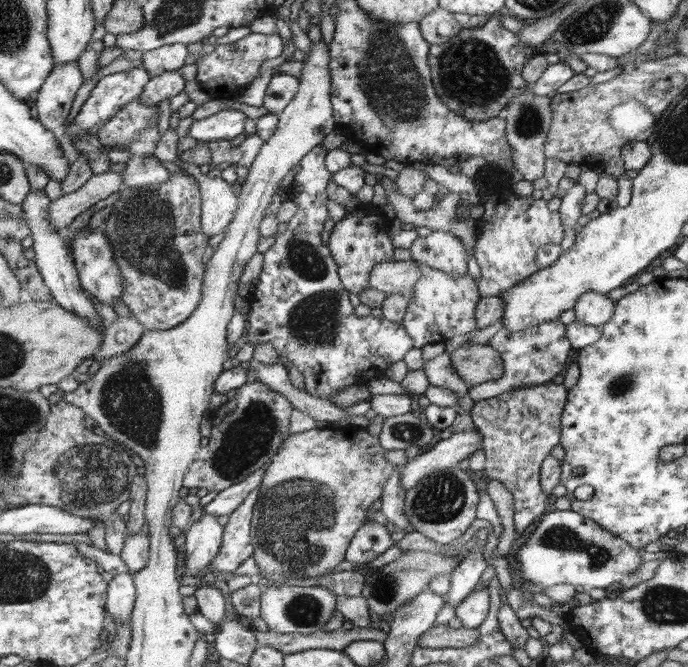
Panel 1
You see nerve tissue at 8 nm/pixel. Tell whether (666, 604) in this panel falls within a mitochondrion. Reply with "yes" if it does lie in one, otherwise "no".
yes

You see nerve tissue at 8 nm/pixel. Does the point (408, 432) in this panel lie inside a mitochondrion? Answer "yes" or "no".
yes

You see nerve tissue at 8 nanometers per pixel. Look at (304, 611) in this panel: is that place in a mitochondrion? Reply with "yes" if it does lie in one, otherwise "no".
yes

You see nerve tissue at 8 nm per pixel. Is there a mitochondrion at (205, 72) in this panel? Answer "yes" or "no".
no

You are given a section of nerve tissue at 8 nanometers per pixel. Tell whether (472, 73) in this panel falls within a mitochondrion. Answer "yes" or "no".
yes

